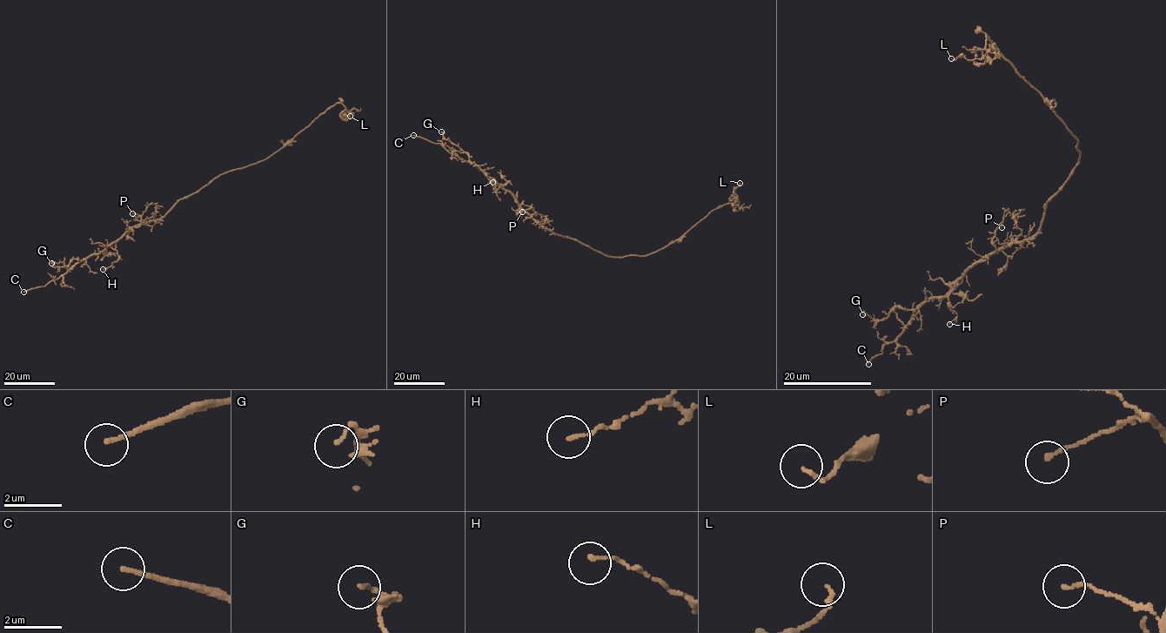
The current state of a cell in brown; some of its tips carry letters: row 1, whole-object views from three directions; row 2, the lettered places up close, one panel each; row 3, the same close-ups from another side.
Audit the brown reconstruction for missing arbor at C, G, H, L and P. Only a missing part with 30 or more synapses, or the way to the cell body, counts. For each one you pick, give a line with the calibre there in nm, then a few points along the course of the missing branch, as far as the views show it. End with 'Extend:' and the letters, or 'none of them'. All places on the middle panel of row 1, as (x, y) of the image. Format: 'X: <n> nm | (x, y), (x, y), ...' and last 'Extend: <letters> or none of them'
C: 160 nm
Extend: C

